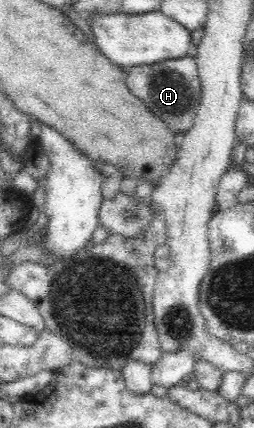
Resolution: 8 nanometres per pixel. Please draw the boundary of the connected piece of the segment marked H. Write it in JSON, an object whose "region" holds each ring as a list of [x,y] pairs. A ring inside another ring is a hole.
{"region":[[[185,54],[185,56],[161,60],[155,64],[127,68],[125,84],[131,94],[140,98],[147,109],[167,123],[175,134],[184,134],[194,124],[201,99],[201,85],[195,57]]]}

